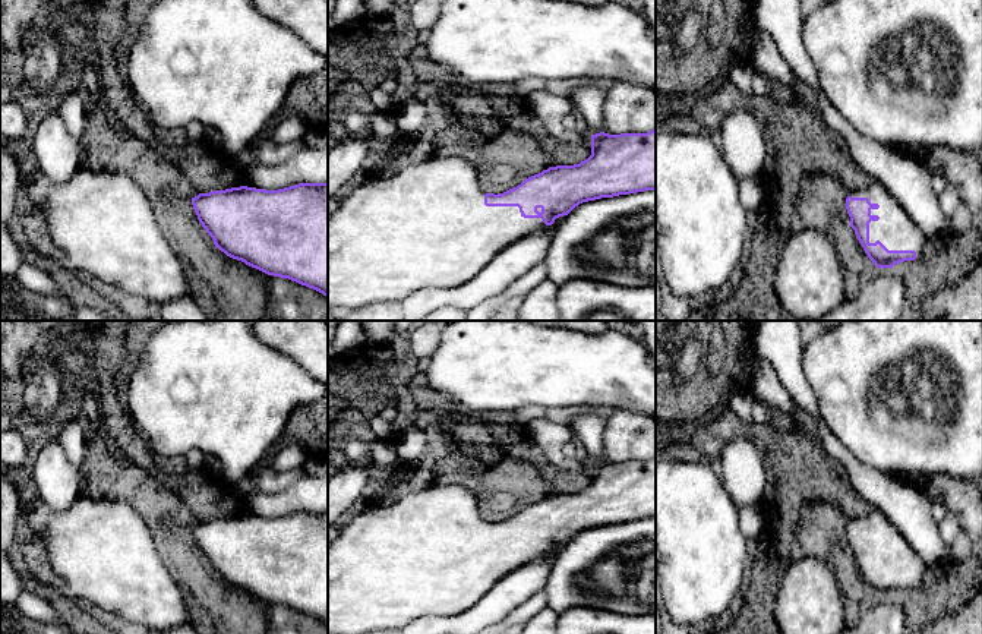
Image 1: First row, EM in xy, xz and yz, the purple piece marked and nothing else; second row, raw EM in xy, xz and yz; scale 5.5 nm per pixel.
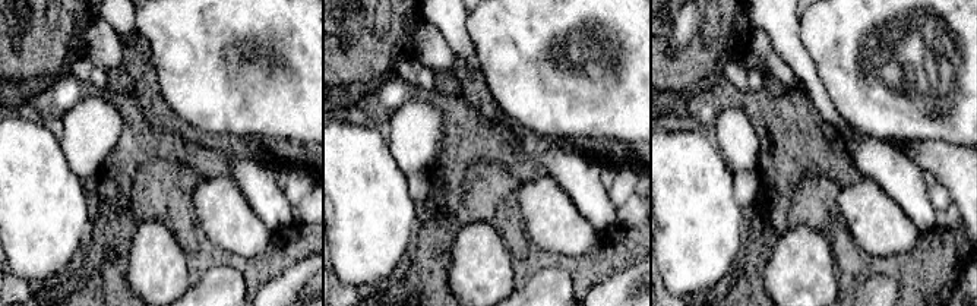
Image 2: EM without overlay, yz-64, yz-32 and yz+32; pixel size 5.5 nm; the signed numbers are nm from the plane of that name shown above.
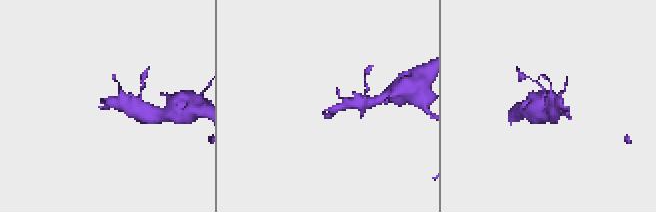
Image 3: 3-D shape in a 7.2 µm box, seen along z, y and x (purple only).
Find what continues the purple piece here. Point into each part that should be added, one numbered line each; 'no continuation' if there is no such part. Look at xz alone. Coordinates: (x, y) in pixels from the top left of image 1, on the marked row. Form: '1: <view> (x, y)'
1: xz (428, 226)

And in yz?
1: yz (894, 229)

